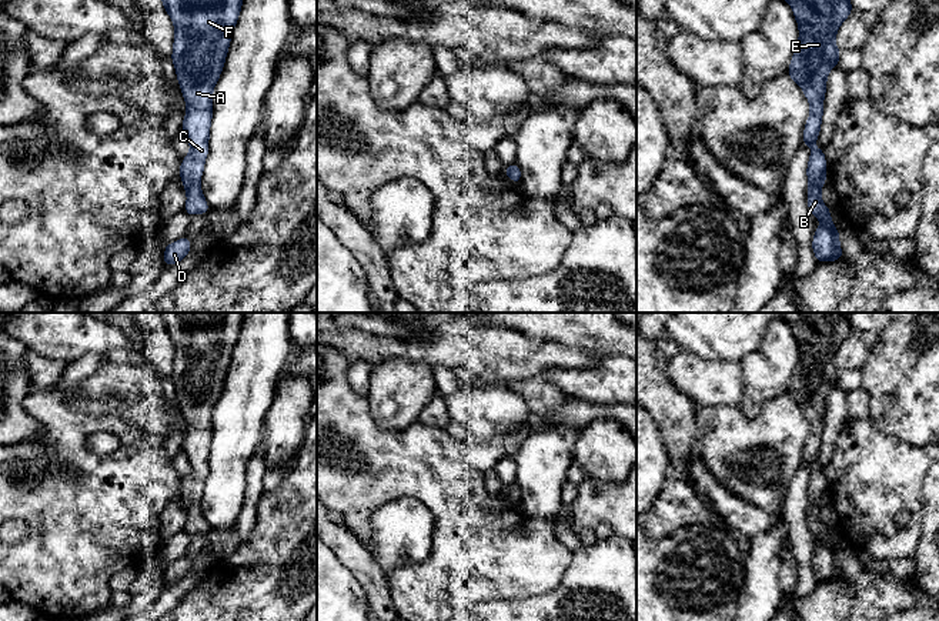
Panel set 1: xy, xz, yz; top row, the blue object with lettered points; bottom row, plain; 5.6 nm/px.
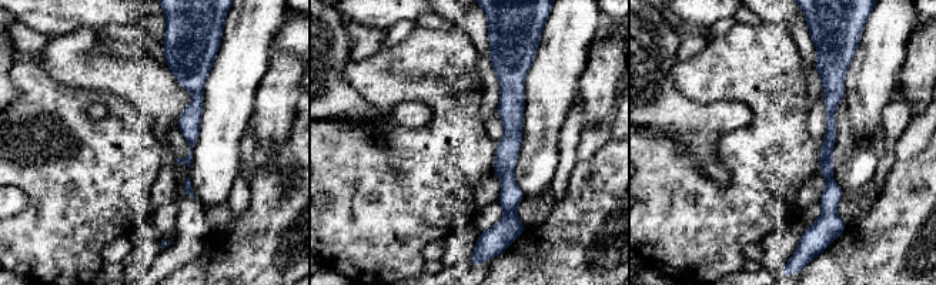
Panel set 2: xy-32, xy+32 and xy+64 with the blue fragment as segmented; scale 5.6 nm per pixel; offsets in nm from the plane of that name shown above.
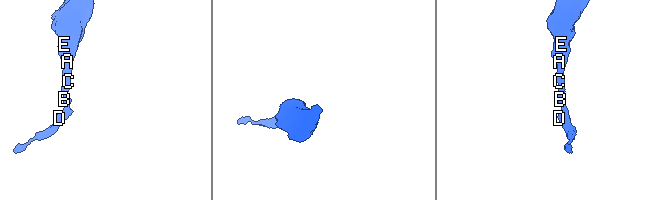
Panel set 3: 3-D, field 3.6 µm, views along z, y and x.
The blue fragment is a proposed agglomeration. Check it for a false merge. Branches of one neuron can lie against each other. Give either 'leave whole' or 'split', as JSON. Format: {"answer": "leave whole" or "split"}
{"answer": "leave whole"}

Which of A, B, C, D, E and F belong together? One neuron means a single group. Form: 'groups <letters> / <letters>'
groups A B C D E F

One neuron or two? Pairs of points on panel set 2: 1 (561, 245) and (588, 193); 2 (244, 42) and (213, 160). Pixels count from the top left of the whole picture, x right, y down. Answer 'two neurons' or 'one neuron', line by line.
1: one neuron
2: one neuron

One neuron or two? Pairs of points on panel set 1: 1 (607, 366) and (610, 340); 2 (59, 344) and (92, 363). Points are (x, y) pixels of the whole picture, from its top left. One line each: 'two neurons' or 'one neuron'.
1: two neurons
2: two neurons

